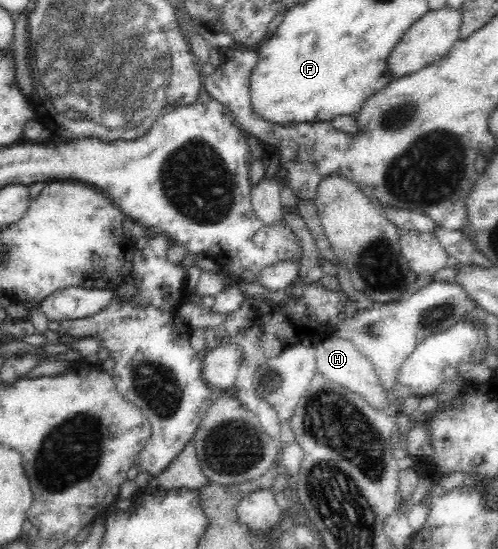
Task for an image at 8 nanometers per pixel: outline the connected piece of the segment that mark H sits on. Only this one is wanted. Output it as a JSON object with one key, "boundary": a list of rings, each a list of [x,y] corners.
{"boundary":[[[334,333],[319,338],[316,346],[316,370],[327,381],[345,386],[351,392],[360,394],[371,406],[389,414],[397,414],[387,405],[387,393],[381,387],[373,365],[365,358],[358,348],[349,340],[337,337]]]}

